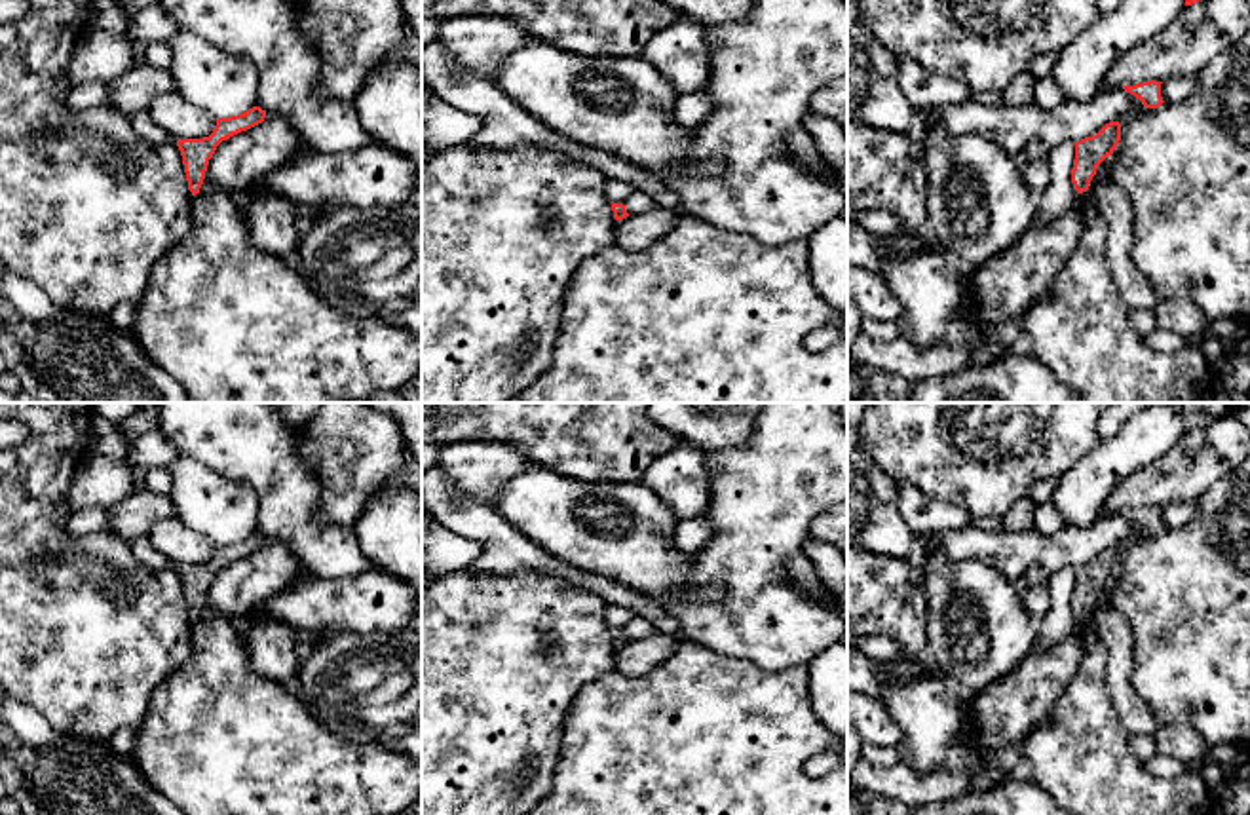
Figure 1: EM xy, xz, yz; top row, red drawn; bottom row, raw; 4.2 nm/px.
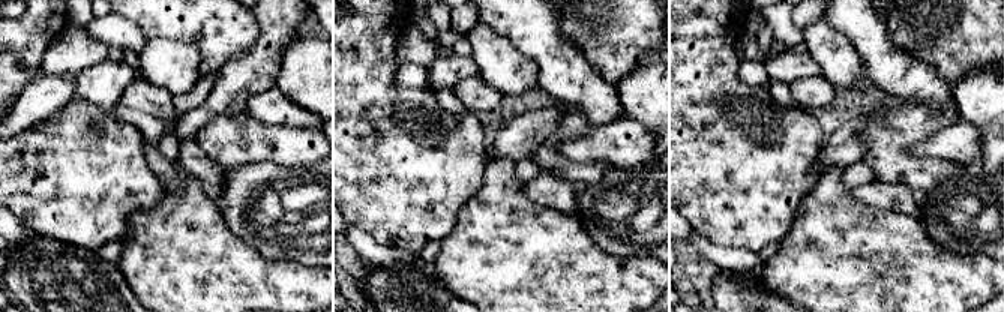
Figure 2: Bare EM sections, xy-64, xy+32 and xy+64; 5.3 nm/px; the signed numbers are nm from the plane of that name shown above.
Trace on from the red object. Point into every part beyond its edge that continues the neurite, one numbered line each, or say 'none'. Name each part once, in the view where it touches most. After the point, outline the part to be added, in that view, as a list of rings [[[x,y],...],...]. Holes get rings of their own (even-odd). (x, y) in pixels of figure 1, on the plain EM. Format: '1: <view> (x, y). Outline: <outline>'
none

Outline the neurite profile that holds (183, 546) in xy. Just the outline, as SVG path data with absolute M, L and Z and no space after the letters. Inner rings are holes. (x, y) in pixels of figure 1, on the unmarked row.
M179 517L154 524L148 538L177 566L209 562L218 545L211 536L188 528Z

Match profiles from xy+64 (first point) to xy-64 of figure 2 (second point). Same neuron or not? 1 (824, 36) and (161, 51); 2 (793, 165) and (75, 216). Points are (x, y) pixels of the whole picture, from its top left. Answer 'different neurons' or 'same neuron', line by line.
1: same neuron
2: same neuron

